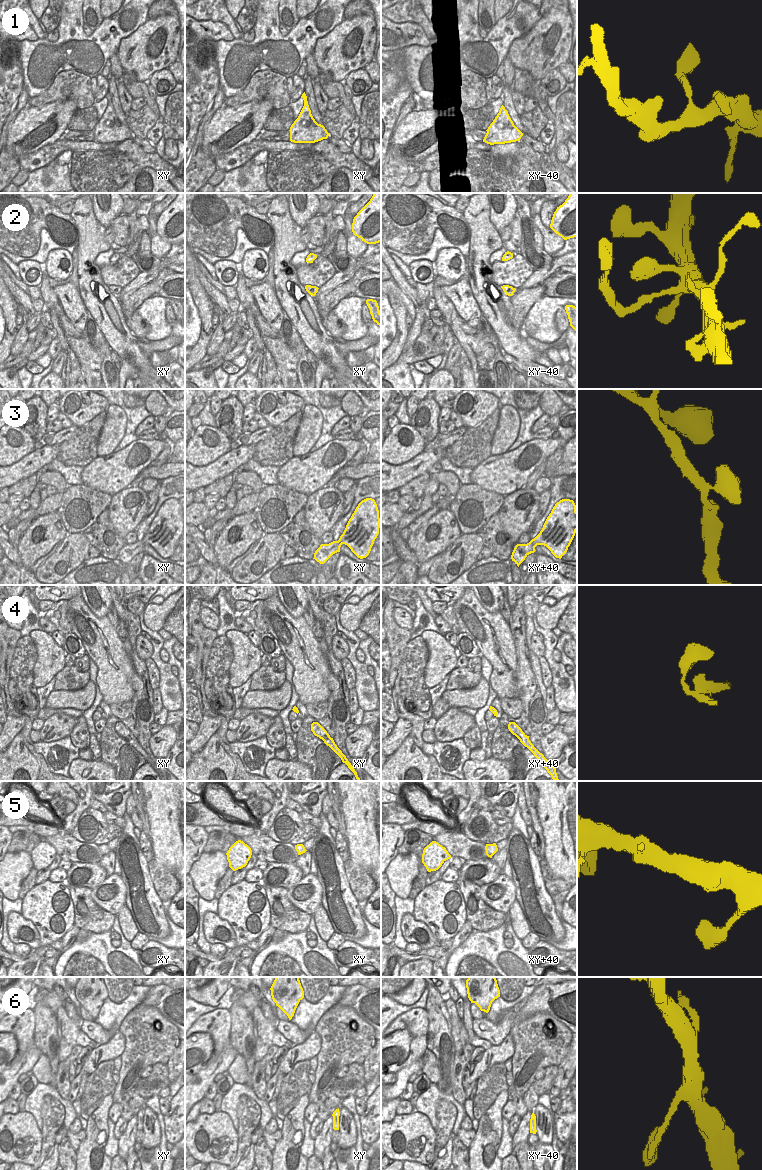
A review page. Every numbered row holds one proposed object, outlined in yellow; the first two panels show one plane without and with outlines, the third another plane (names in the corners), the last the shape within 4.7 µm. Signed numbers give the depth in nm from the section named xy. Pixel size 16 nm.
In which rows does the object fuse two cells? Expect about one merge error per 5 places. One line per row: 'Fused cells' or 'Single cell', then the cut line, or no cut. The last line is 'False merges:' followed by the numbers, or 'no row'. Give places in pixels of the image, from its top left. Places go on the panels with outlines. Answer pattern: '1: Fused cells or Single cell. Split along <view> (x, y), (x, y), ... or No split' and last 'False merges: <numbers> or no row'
1: Single cell. No split
2: Single cell. No split
3: Single cell. No split
4: Single cell. No split
5: Single cell. No split
6: Single cell. No split
False merges: no row.

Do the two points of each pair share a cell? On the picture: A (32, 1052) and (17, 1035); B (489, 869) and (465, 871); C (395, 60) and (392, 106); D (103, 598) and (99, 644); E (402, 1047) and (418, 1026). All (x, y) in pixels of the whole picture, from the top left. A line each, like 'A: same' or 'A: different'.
A: different
B: same
C: same
D: different
E: same

